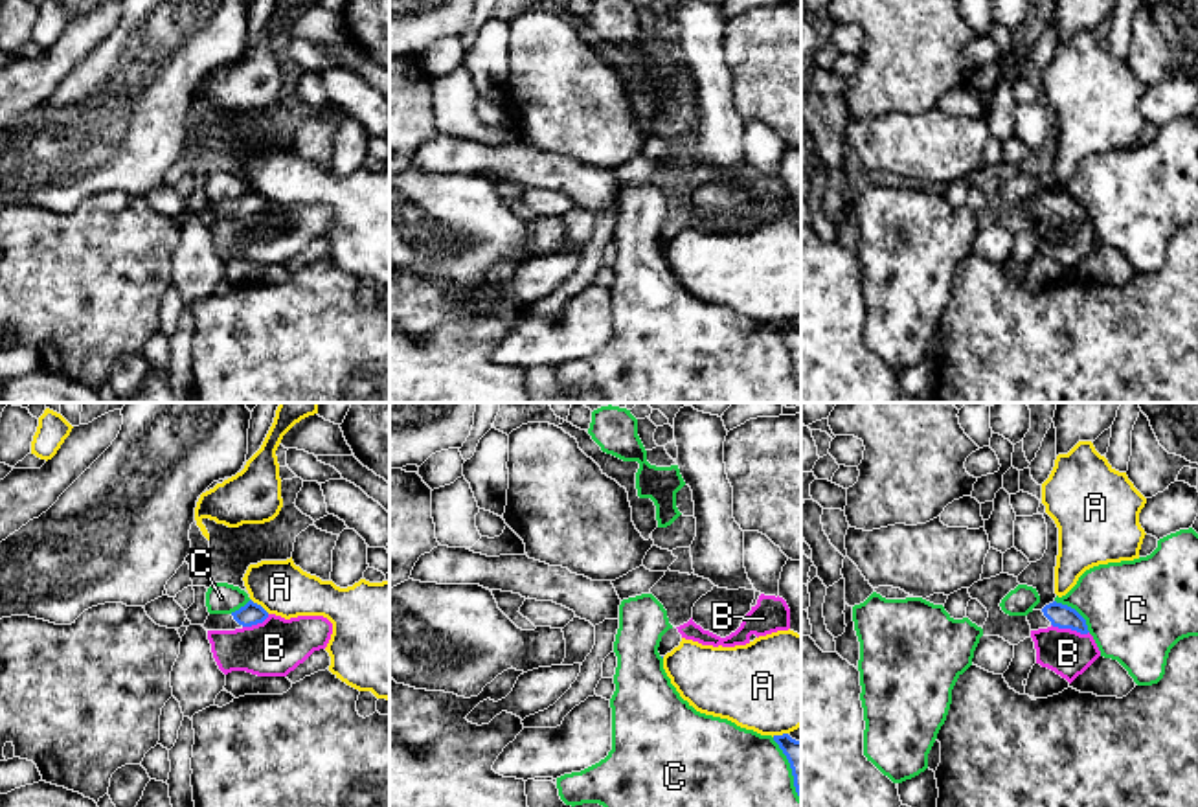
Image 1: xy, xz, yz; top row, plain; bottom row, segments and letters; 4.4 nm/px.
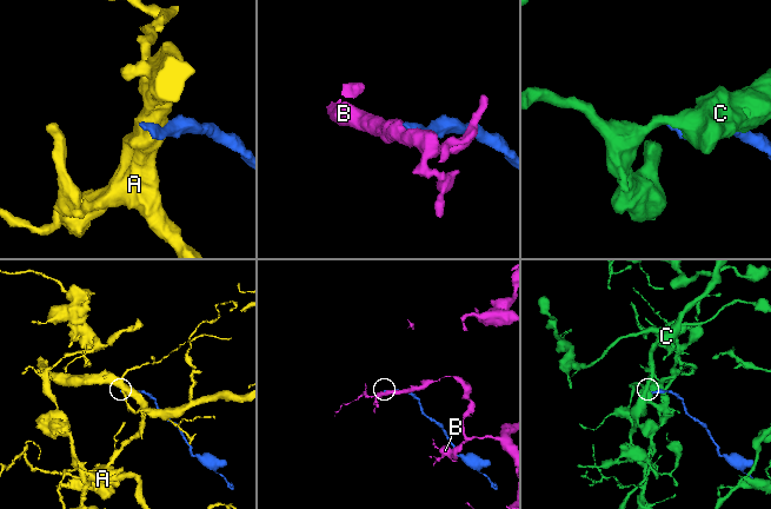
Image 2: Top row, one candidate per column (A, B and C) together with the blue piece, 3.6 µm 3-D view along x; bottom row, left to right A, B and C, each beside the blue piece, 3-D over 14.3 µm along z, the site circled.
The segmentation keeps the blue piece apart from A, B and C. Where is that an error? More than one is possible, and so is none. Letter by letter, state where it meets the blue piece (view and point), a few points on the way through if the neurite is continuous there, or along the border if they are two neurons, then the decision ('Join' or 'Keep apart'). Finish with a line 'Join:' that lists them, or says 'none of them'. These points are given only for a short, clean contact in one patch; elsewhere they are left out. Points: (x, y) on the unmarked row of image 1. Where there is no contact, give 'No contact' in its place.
A: Touches blue at xy (259, 193). Keep apart
B: Touches blue at yz (1070, 215). Boundary: yz (1051, 212), (1088, 221). Keep apart
C: Touches blue at yz (1075, 199). Keep apart
Join: none of them

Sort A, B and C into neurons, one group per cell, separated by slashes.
A / B / C

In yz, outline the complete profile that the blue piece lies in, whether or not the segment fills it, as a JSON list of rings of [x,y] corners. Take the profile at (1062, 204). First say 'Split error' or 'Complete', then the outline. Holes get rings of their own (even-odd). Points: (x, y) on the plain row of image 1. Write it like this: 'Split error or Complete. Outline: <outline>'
Split error. Outline: [[[1049,191],[1042,199],[1033,199],[1027,202],[1027,210],[1031,219],[1058,215],[1058,217],[1071,217],[1080,222],[1088,222],[1086,208],[1071,195],[1062,191]]]

